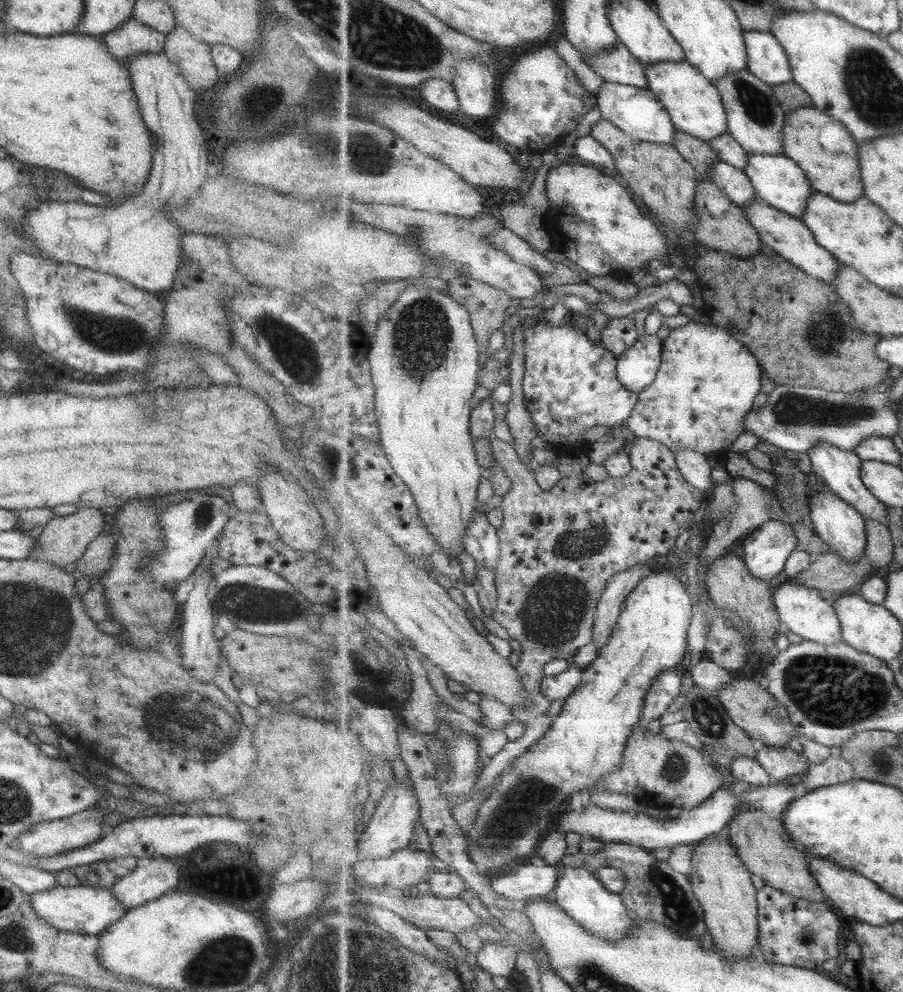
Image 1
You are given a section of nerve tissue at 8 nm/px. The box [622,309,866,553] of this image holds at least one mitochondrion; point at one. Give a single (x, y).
(827, 338)

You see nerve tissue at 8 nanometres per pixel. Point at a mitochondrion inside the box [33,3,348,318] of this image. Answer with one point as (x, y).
(257, 105)

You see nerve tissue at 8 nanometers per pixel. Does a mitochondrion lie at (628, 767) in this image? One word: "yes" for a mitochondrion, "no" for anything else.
no

